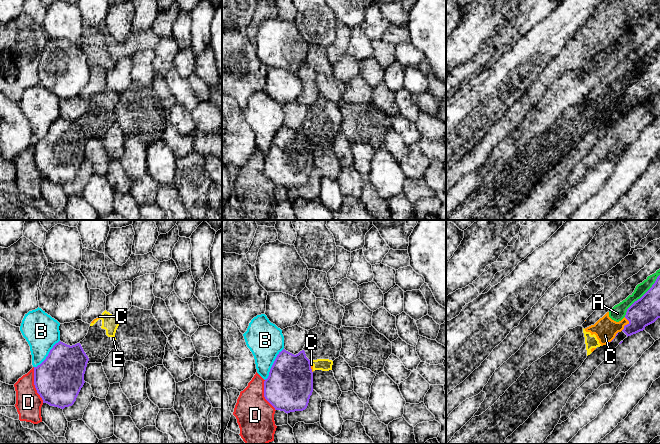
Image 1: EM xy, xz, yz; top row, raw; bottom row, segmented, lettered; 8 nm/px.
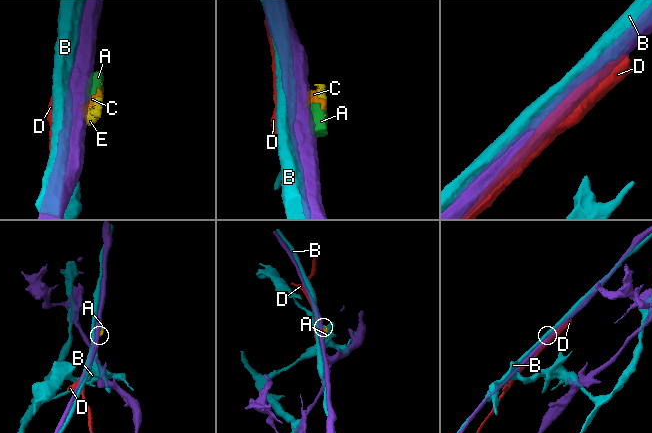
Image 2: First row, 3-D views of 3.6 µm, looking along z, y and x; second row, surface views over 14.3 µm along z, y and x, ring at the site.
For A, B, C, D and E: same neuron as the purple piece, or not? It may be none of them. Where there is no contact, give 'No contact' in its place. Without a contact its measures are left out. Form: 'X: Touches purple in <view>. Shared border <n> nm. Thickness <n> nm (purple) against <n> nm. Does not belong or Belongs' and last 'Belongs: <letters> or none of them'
A: Touches purple in yz. Shared border 440 nm. Thickness 220 nm (purple) against 120 nm. Does not belong
B: Touches purple in xz. Shared border 300 nm. Thickness 380 nm (purple) against 300 nm. Does not belong
C: Touches purple in yz. Shared border 120 nm. Thickness 220 nm (purple) against 190 nm. Does not belong
D: Touches purple in xy. Shared border 300 nm. Thickness 380 nm (purple) against 200 nm. Does not belong
E: Touches purple in xz. Shared border 40 nm. Thickness 380 nm (purple) against 100 nm. Does not belong
Belongs: none of them

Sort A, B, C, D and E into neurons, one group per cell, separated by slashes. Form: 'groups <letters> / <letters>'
groups A C E / B / D

